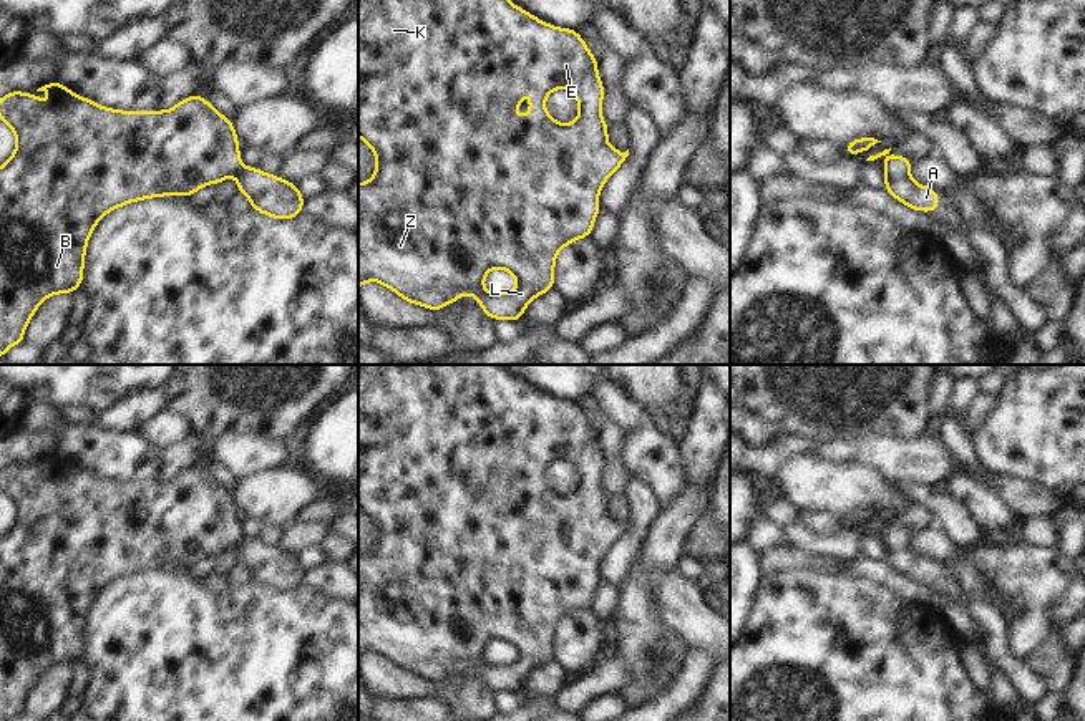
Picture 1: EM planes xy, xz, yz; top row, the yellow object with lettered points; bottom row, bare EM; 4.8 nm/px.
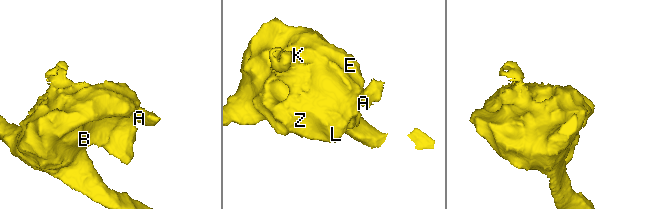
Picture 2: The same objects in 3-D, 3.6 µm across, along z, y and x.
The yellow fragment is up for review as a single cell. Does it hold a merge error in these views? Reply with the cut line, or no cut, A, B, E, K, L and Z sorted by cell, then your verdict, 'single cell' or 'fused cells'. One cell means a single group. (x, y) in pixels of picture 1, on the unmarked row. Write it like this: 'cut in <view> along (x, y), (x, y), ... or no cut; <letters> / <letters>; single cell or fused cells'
no cut; A B E K L Z; single cell

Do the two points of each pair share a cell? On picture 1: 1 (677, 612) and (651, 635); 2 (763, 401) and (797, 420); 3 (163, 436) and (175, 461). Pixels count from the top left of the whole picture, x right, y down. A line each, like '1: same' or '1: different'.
1: different
2: same
3: different

